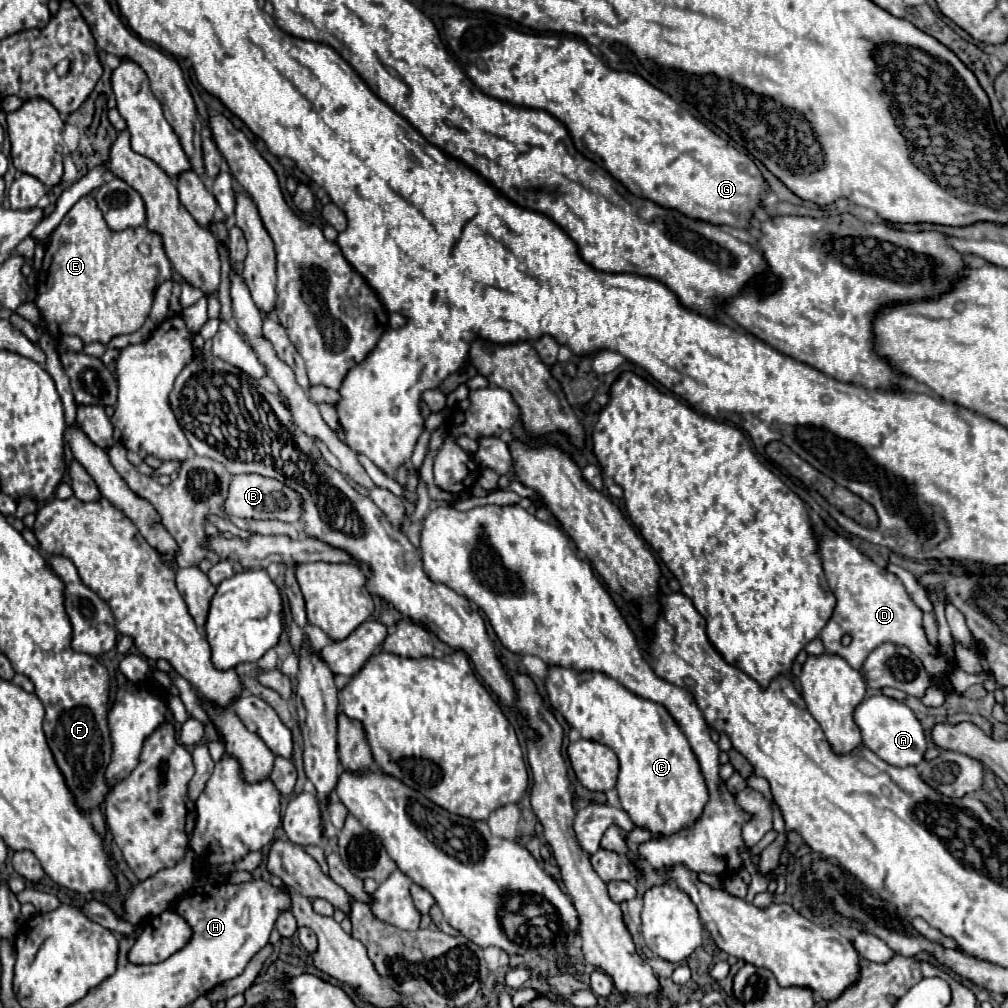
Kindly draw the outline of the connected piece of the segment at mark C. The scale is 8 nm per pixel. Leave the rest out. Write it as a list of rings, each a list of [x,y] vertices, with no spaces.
[[[548,666],[544,690],[550,706],[560,712],[582,738],[614,750],[620,760],[616,790],[622,808],[636,826],[670,836],[700,816],[708,800],[708,790],[698,760],[684,732],[662,704],[640,698],[602,672],[578,672],[562,666]]]

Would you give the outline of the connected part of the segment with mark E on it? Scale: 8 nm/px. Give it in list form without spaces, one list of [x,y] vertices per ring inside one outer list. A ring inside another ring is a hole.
[[[88,194],[72,206],[72,210],[62,218],[60,226],[50,234],[40,274],[42,282],[34,302],[40,310],[44,332],[48,332],[52,338],[78,336],[84,344],[100,342],[106,346],[114,336],[132,334],[144,324],[154,300],[154,290],[160,286],[160,282],[170,280],[172,266],[164,252],[160,234],[150,232],[146,226],[126,228],[122,232],[110,230],[96,206],[96,200]]]

